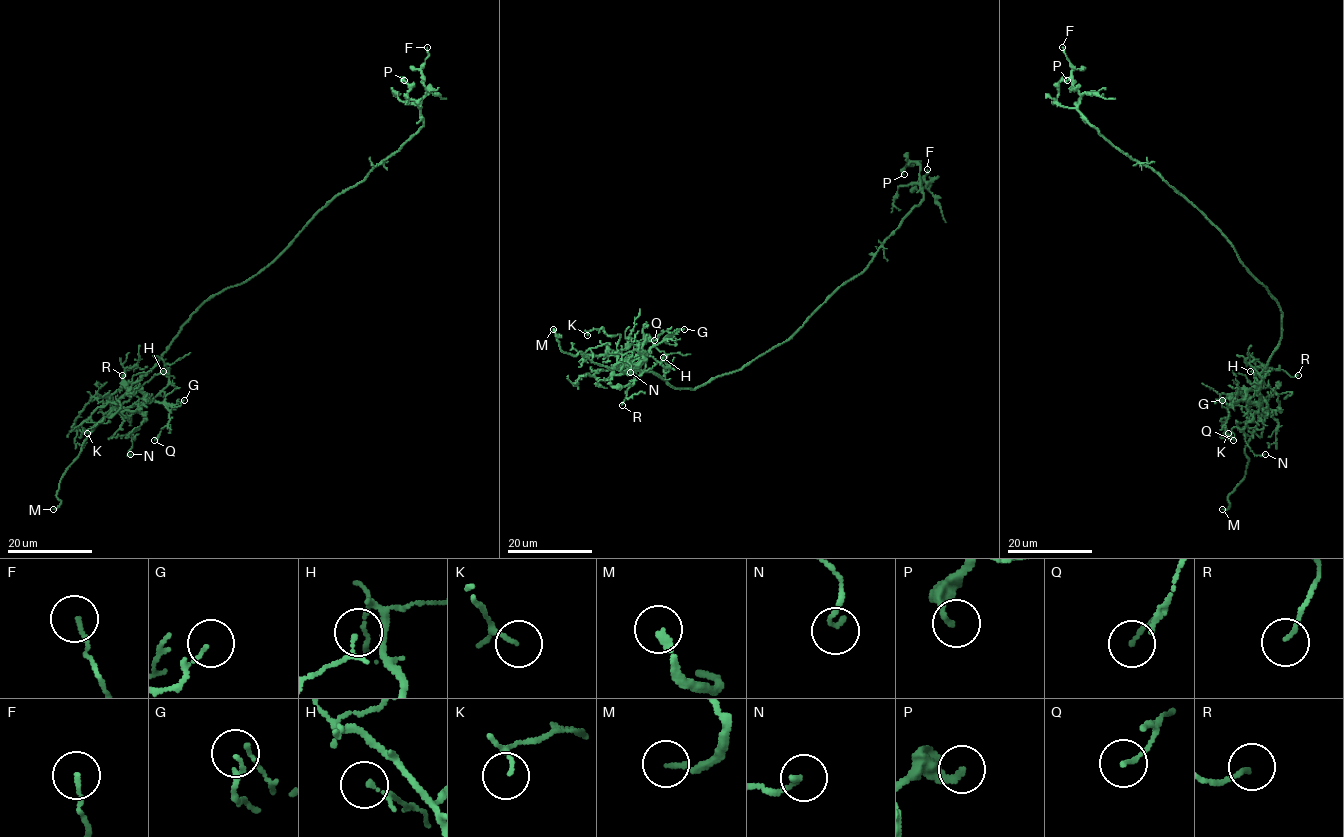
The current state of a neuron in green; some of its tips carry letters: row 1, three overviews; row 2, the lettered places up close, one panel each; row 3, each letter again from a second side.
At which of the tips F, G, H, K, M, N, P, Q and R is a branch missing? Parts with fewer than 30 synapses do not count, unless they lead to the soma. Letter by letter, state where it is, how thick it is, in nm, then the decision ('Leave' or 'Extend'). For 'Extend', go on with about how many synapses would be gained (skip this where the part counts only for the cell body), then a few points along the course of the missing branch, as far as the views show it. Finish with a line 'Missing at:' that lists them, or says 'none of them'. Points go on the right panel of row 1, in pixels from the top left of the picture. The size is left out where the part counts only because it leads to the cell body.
F: Place: (1062, 47). Thickness 120 nm. Leave
G: Place: (1222, 400). Thickness 90 nm. Leave
H: Place: (1250, 371). Thickness 80 nm. Leave
K: Place: (1228, 433). Thickness 90 nm. Leave
M: Place: (1222, 509). Thickness 200 nm. Extend. Course of what is missing: (1222, 509), (1217, 508), (1211, 521)
N: Place: (1265, 454). Thickness 150 nm. Leave
P: Place: (1067, 80). Thickness 180 nm. Leave
Q: Place: (1233, 440). Thickness 110 nm. Leave
R: Place: (1298, 375). Thickness 110 nm. Leave
Missing at: M

